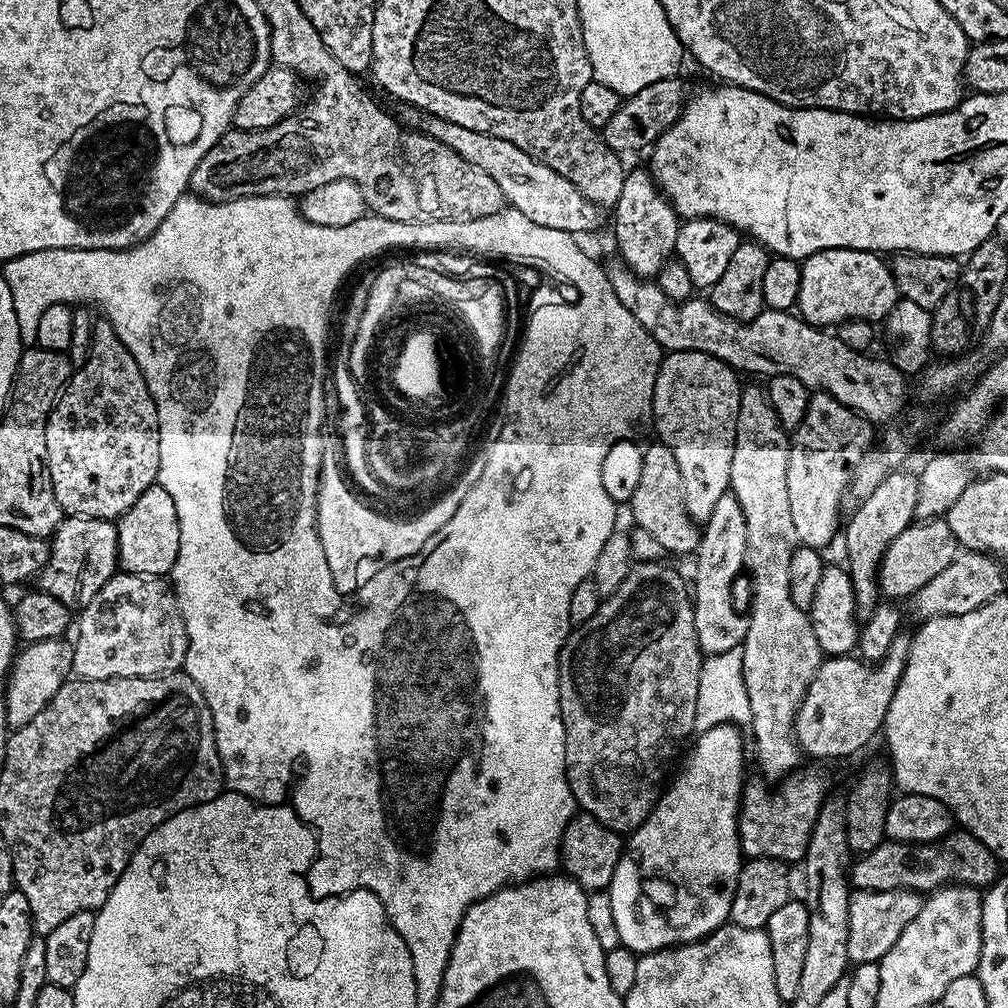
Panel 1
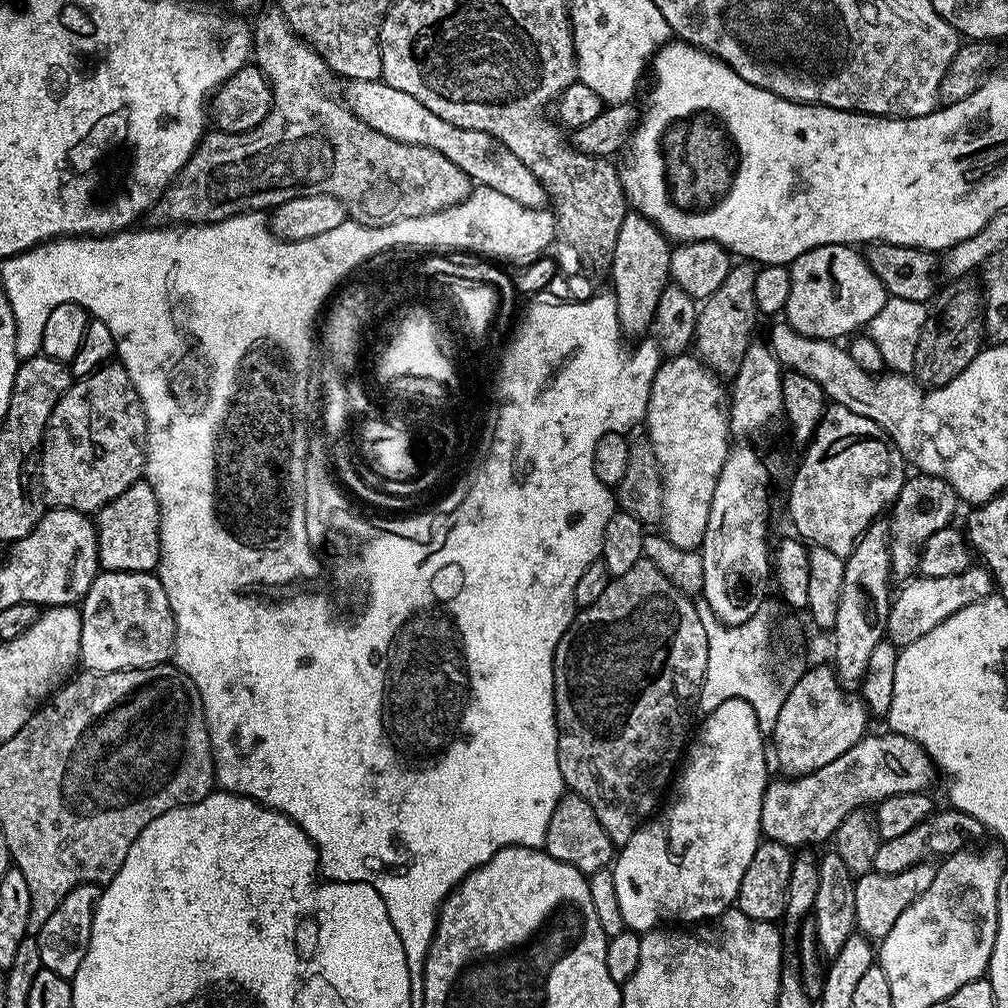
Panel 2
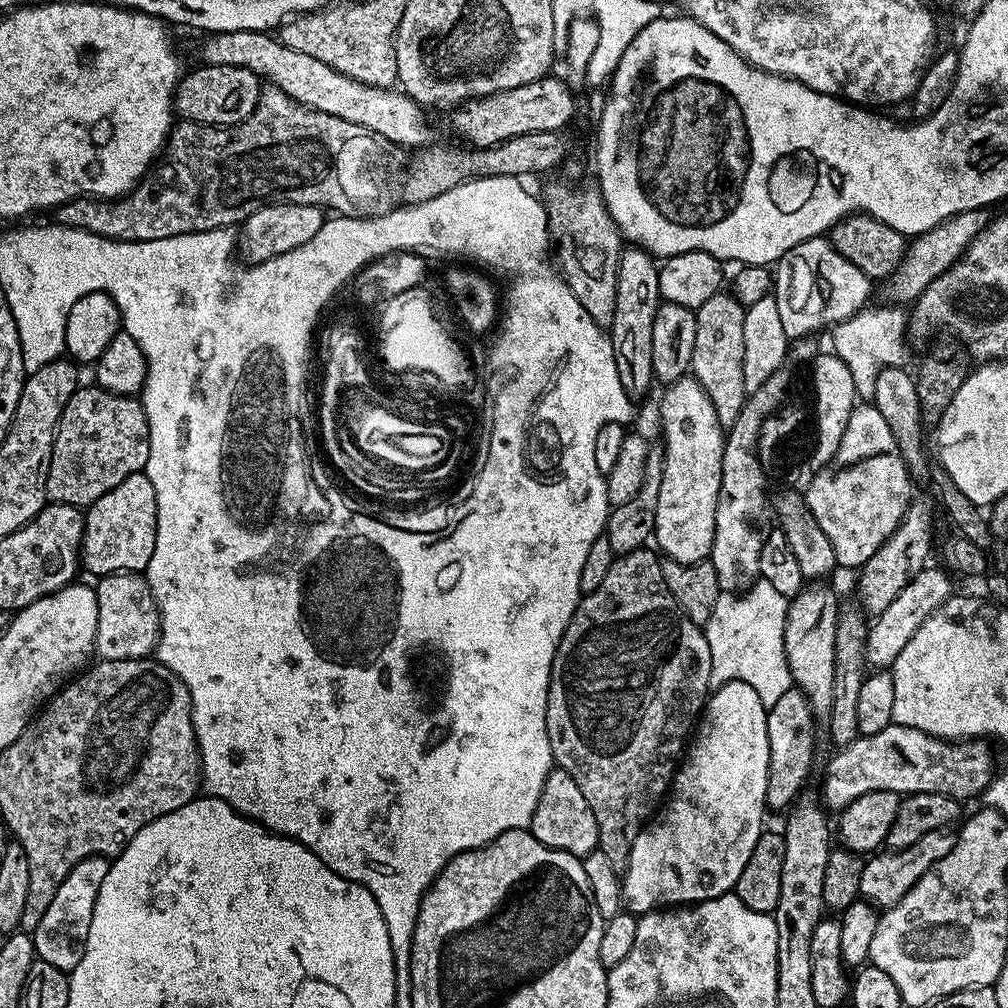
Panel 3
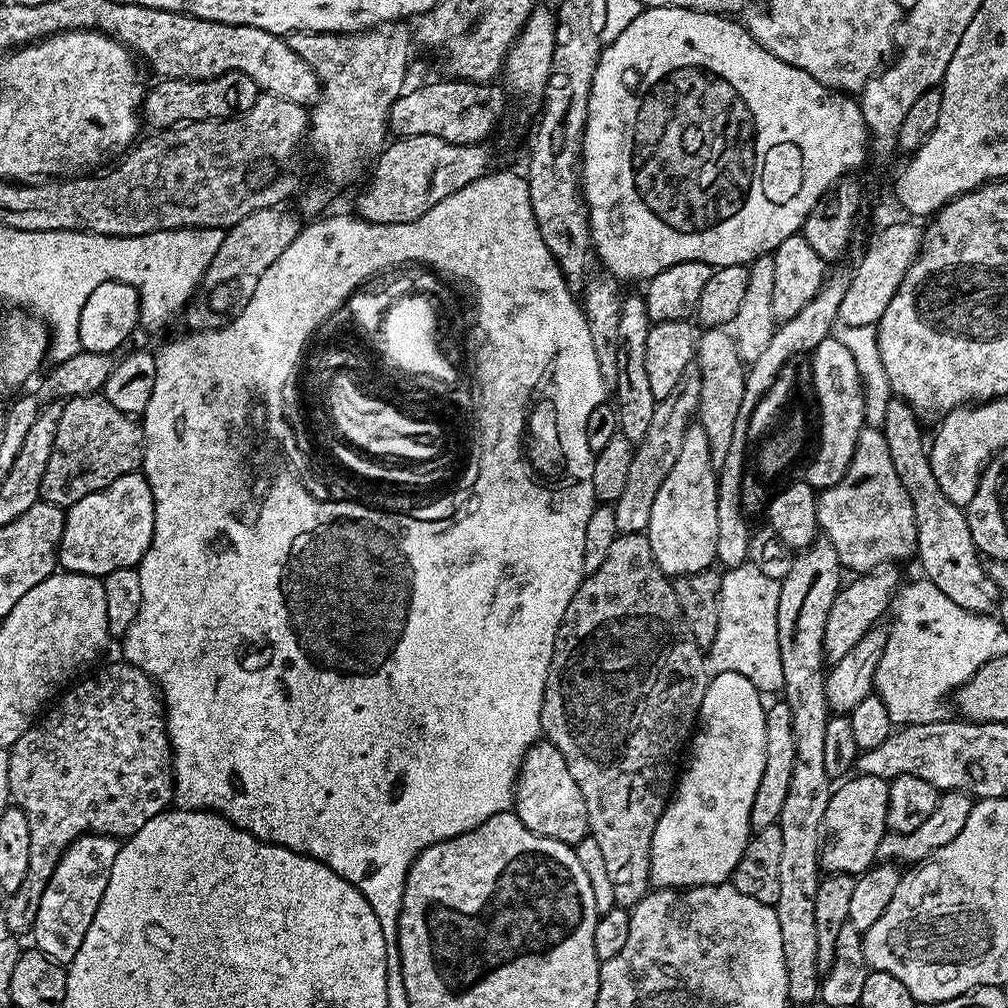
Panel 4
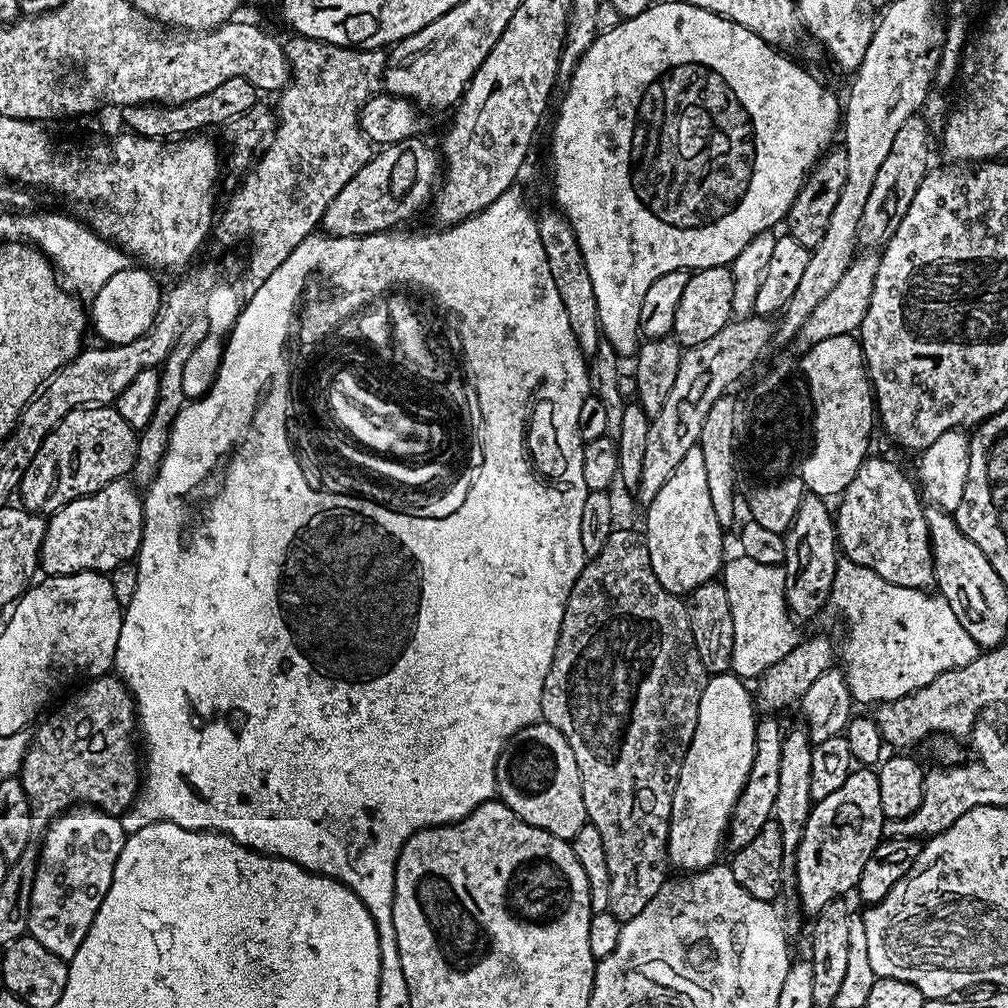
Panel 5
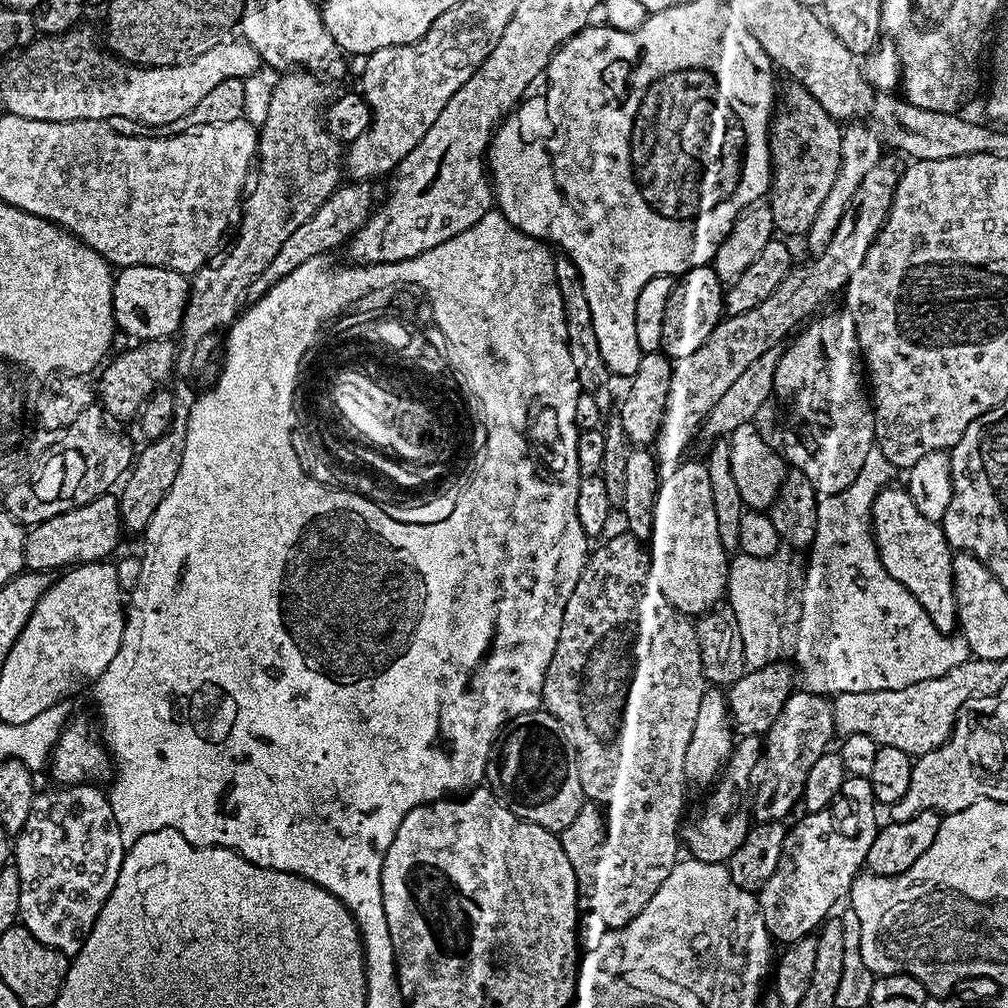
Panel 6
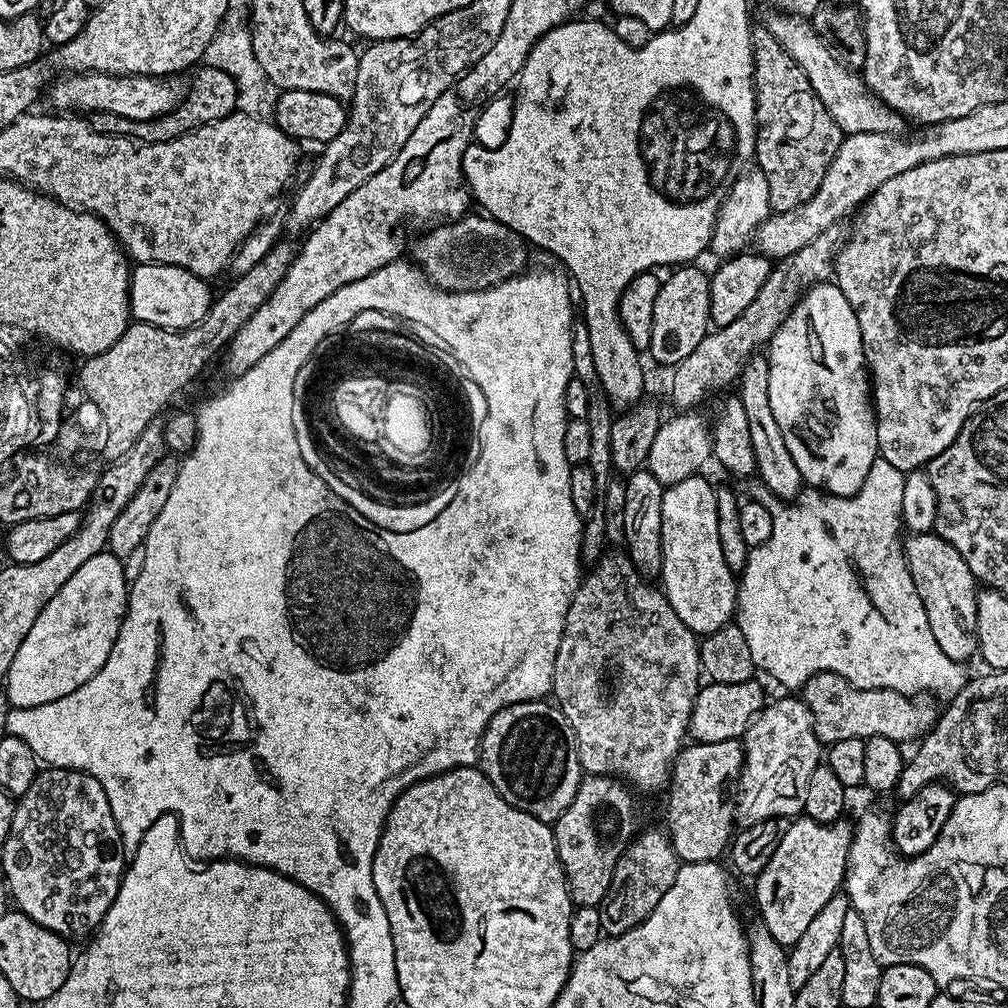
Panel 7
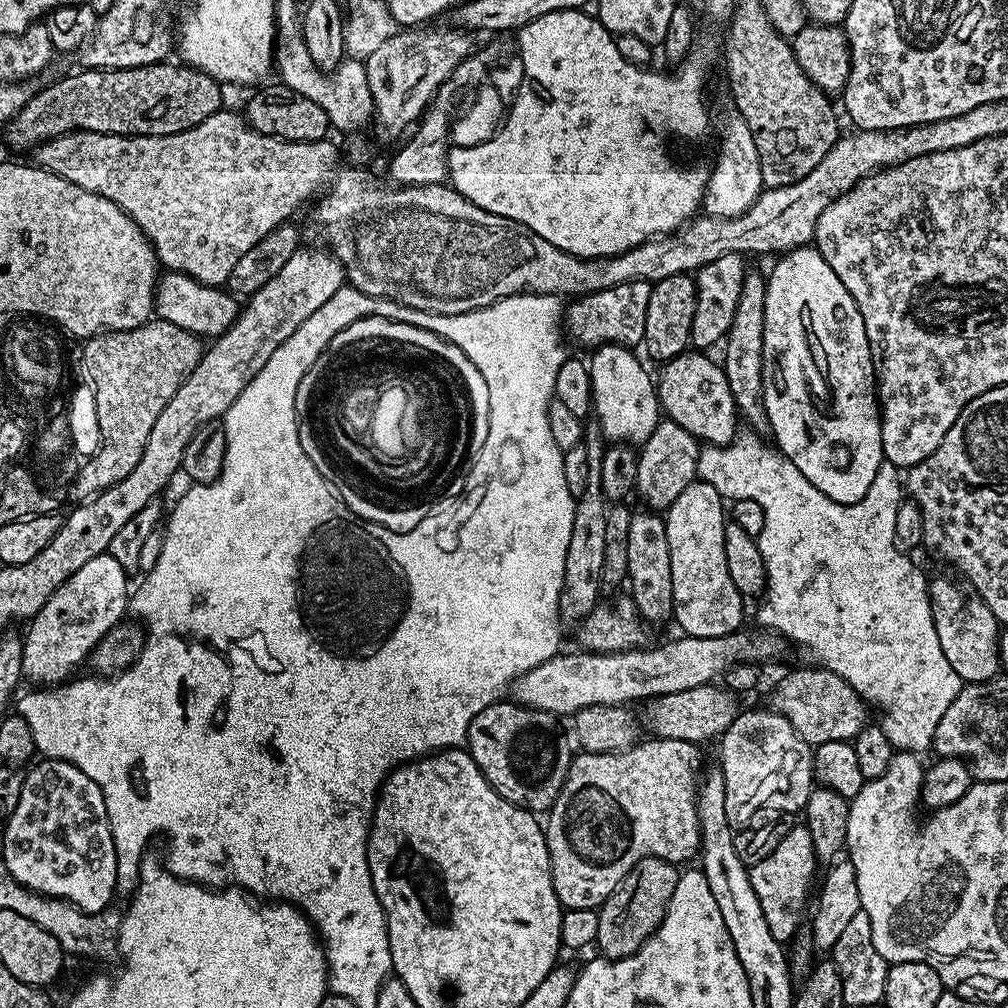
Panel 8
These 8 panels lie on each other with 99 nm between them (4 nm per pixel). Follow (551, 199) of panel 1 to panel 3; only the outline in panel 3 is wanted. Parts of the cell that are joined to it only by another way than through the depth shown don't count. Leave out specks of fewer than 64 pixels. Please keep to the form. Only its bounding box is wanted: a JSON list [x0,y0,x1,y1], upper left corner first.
[204,32,433,150]

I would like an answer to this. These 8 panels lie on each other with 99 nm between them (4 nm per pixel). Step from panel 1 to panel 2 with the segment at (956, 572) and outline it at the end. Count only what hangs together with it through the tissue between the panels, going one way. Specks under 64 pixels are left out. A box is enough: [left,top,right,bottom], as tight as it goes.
[887,566,994,649]

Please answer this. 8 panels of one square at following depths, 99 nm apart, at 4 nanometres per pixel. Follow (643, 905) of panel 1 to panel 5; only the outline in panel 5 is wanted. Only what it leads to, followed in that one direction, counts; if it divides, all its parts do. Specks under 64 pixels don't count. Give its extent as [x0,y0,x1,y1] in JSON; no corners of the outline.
[668,671,758,873]

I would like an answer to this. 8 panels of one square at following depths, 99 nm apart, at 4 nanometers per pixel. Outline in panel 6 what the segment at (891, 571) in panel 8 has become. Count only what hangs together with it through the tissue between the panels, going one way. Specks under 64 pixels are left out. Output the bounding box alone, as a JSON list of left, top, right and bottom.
[726,446,970,696]

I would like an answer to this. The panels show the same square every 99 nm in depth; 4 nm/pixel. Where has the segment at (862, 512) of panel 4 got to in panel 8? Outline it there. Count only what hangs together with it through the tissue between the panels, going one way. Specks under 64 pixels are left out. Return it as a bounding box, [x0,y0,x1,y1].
[928,579,1002,684]

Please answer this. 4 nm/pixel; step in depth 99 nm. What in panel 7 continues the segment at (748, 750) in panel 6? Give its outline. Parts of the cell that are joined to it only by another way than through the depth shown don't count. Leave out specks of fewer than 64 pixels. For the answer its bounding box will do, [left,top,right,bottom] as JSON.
[664,740,744,864]

